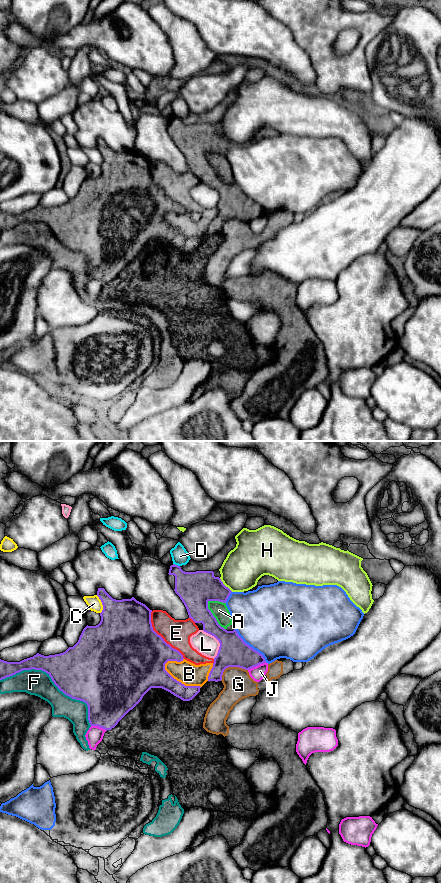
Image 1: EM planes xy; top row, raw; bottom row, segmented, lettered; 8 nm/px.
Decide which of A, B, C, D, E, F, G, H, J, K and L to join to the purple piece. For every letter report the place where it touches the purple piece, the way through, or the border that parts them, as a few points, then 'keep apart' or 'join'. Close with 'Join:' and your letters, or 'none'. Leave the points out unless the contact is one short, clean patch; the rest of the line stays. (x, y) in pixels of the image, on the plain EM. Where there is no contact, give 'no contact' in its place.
A: xy (212, 167) | keep apart
B: xy (180, 234) | keep apart
C: xy (102, 156) | keep apart
D: xy (176, 117) | keep apart
E: xy (160, 188) | keep apart
F: xy (53, 233) | keep apart
G: xy (230, 218) | keep apart
H: xy (224, 137) | keep apart
J: xy (256, 217) | keep apart
K: xy (249, 198) | keep apart
L: xy (219, 194) | keep apart
Join: none

